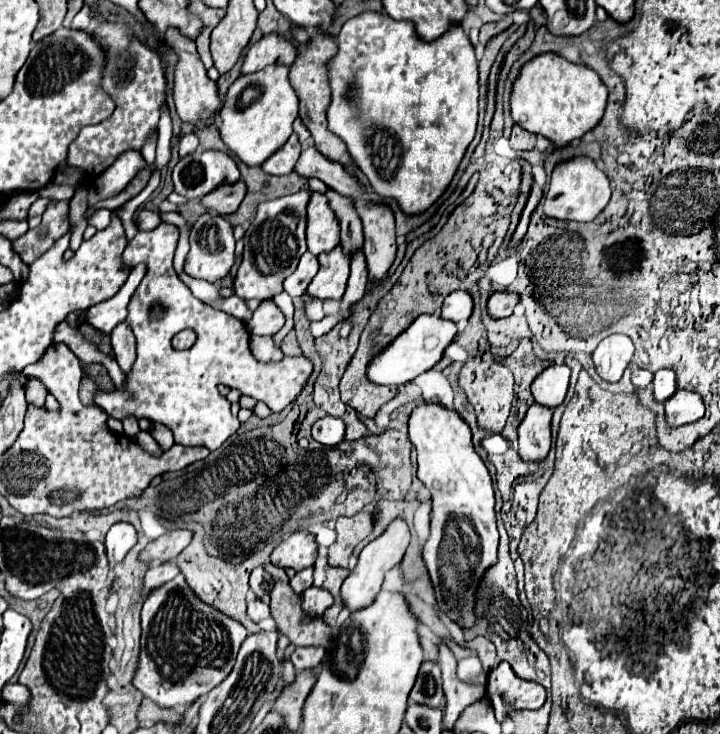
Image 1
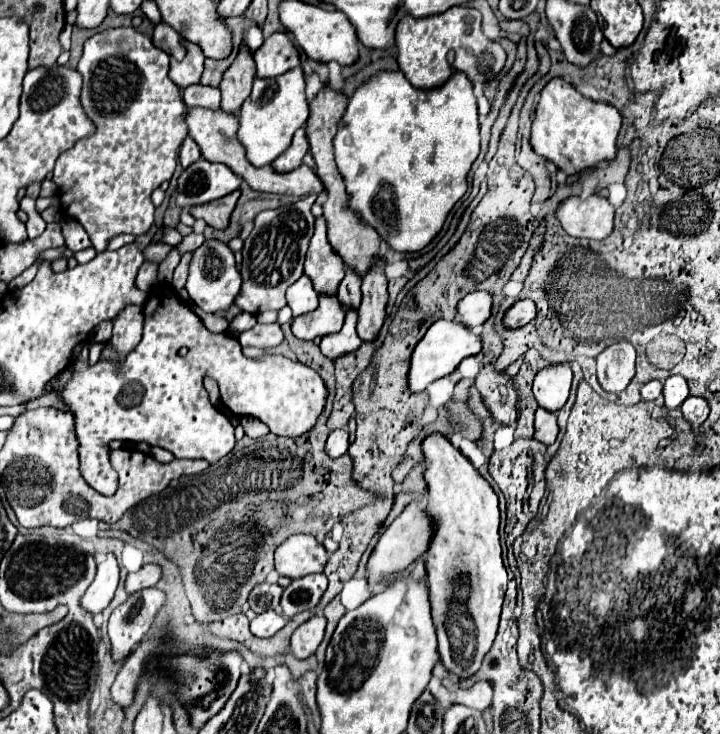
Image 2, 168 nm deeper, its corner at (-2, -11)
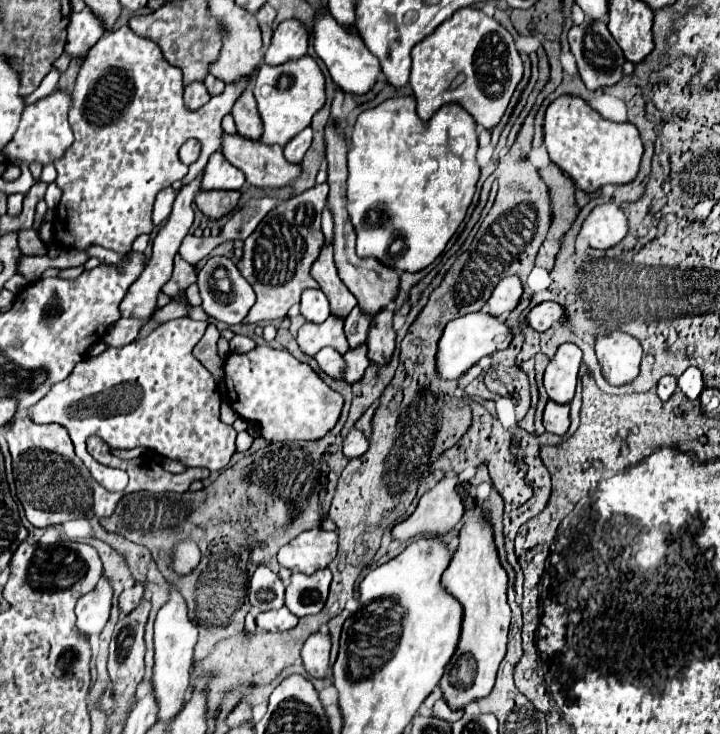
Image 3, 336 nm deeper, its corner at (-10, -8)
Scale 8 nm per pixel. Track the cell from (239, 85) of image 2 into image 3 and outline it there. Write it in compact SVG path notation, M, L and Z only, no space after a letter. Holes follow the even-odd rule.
M245 89L239 95L239 99L233 105L231 115L235 119L237 133L243 133L245 137L251 137L251 139L259 139L261 121L259 121L259 113L257 113L257 105L255 105L251 89Z

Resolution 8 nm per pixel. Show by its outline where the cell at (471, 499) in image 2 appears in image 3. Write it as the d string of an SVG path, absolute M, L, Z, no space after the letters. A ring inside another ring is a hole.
M459 483L457 493L463 497L465 523L459 531L459 545L453 553L449 567L443 573L441 583L443 589L463 605L463 623L457 649L439 681L445 701L449 701L453 709L465 707L469 701L487 697L491 693L497 667L505 657L507 631L511 623L511 609L507 603L509 577L497 553L493 525L473 499L471 483Z

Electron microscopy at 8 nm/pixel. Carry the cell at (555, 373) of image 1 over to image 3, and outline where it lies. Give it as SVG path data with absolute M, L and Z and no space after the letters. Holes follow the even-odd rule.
M563 343L545 369L545 389L551 401L571 403L581 365L581 349L573 343Z

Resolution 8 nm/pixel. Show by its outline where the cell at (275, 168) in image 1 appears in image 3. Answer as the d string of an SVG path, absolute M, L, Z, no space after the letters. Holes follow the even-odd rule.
M311 127L303 129L299 135L295 135L287 145L285 145L285 159L289 163L301 163L309 145L311 145Z

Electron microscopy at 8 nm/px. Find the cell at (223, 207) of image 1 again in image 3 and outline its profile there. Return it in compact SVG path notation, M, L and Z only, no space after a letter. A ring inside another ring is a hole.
M199 191L195 203L203 215L209 219L221 219L237 209L241 199L241 191Z

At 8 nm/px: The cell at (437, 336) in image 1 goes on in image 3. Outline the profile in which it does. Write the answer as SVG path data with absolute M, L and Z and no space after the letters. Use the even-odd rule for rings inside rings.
M481 311L457 317L449 321L447 327L443 329L437 355L435 355L435 371L443 379L457 379L467 369L471 369L481 357L493 355L495 351L505 349L511 343L511 339L513 339L511 329L497 317L489 317L487 313L481 313Z

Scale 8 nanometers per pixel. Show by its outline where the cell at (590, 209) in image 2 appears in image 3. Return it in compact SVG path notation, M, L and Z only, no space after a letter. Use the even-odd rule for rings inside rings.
M615 203L593 207L585 217L579 235L595 249L609 249L617 245L627 233L627 215Z

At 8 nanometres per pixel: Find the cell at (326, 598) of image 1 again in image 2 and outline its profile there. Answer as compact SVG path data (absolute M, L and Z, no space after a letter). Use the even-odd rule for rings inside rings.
M313 616L305 624L301 624L291 638L291 652L295 654L295 658L305 660L305 658L313 656L317 646L323 640L323 634L325 634L325 618L323 616Z

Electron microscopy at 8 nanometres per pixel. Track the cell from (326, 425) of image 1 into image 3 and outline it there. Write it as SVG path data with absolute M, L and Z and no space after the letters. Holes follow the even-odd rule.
M351 429L343 441L343 453L345 457L353 459L353 457L361 457L363 453L367 451L367 437L357 431L357 429Z

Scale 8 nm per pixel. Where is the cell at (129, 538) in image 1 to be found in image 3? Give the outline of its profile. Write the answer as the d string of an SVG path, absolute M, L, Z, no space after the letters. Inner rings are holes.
M105 577L97 583L93 591L89 591L77 601L75 613L81 633L87 633L89 639L99 635L109 619L111 605L113 605L113 583L109 577Z

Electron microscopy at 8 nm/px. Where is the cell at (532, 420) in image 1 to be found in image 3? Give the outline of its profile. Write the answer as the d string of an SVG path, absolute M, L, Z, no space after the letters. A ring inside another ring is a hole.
M547 401L545 415L543 415L543 425L549 433L555 433L555 435L563 437L569 429L569 405Z

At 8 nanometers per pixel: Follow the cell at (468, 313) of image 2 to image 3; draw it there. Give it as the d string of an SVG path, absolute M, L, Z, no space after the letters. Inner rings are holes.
M503 277L499 281L499 285L493 289L491 297L485 301L485 307L481 311L493 315L493 317L499 317L499 319L505 319L513 309L515 305L519 303L519 297L521 297L521 281L519 277Z

